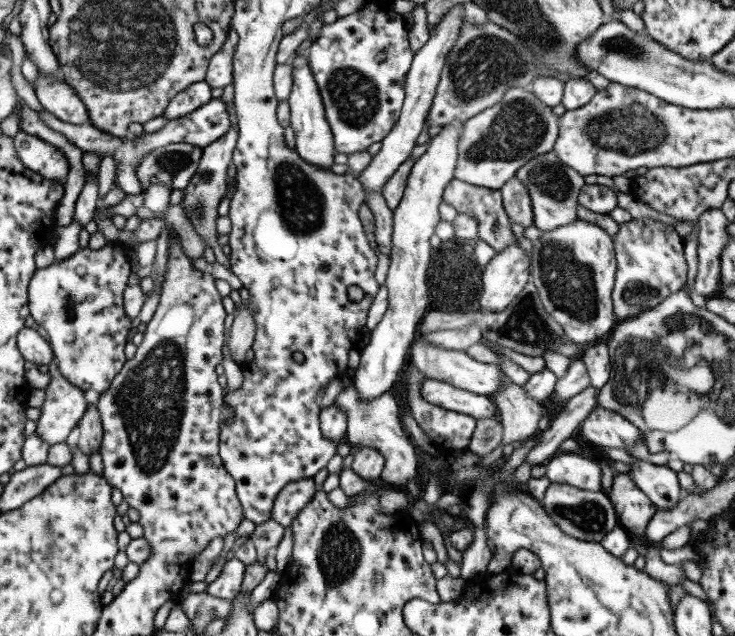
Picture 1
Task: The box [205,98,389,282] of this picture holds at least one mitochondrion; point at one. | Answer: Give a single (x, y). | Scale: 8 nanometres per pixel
(300, 206)

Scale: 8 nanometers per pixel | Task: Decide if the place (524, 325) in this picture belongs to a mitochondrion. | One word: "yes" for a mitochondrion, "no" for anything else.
yes

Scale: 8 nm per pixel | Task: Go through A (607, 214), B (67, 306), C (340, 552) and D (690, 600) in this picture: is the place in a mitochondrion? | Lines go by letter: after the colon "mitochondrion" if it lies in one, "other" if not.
A: other
B: mitochondrion
C: mitochondrion
D: other

